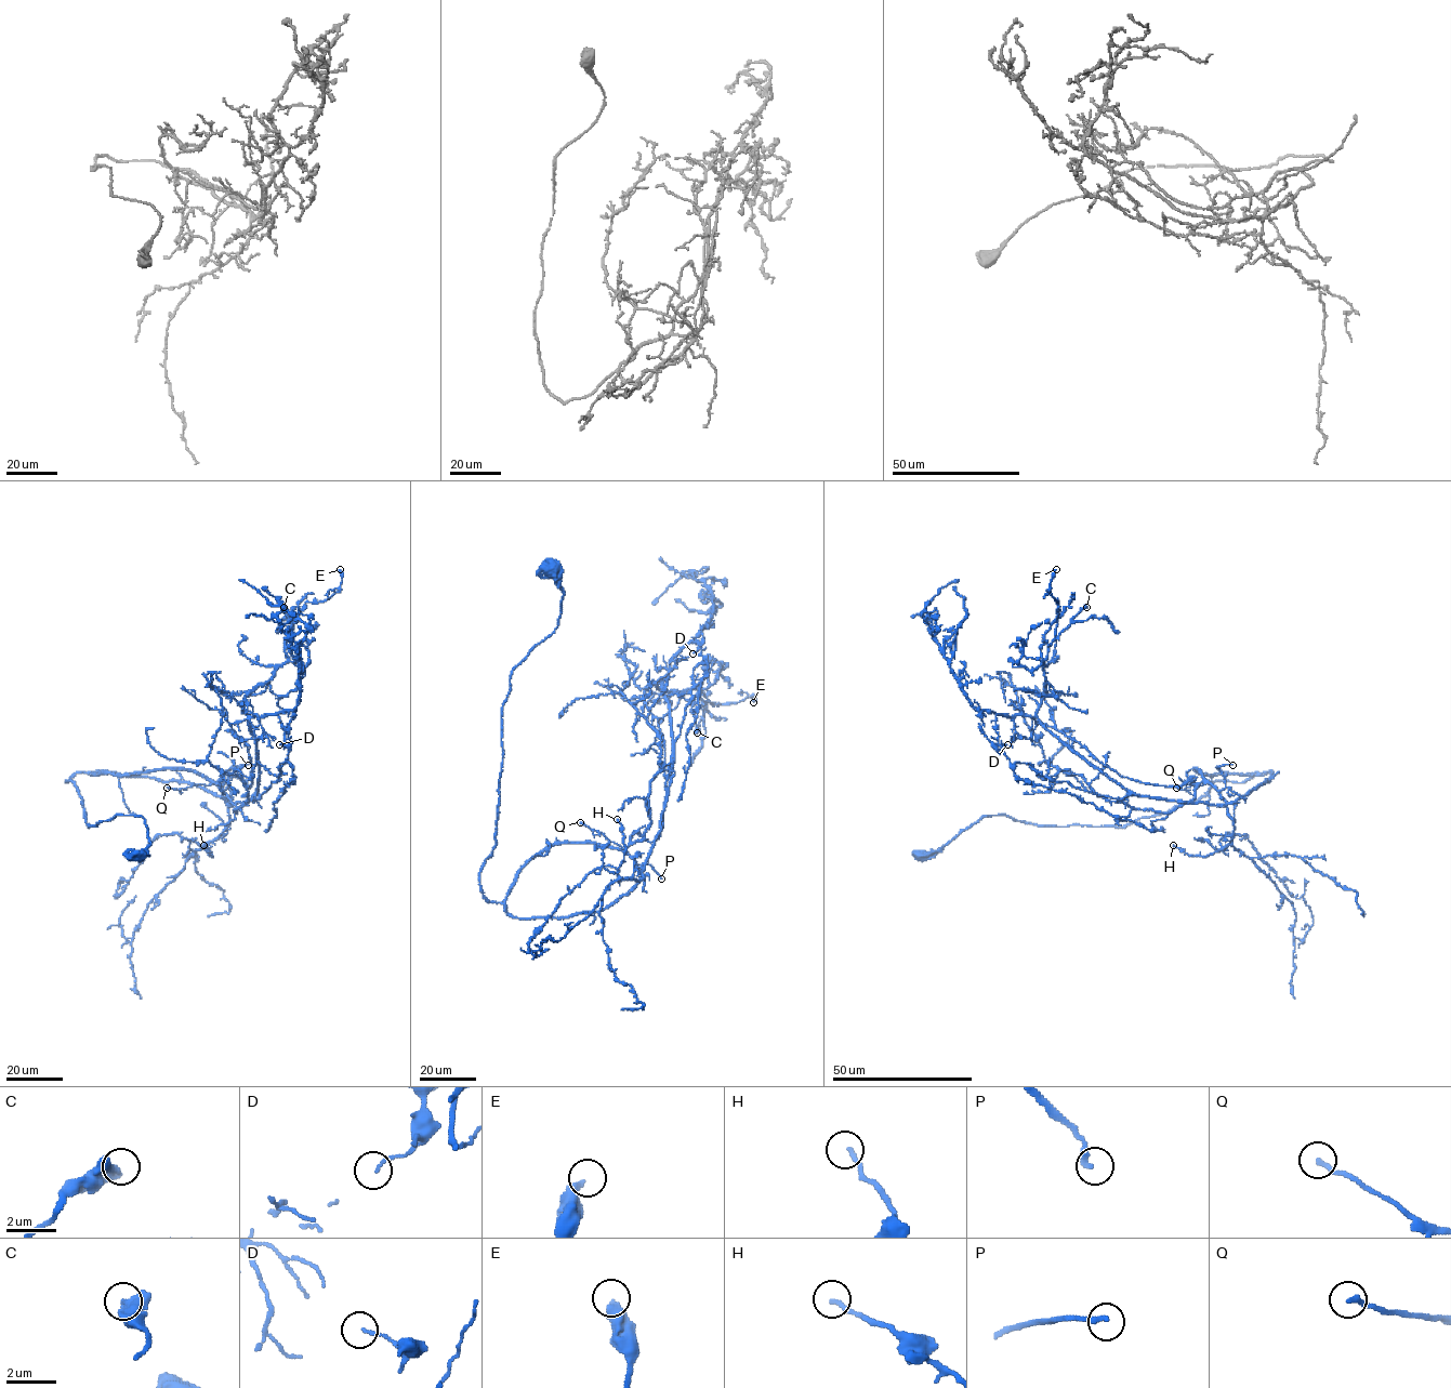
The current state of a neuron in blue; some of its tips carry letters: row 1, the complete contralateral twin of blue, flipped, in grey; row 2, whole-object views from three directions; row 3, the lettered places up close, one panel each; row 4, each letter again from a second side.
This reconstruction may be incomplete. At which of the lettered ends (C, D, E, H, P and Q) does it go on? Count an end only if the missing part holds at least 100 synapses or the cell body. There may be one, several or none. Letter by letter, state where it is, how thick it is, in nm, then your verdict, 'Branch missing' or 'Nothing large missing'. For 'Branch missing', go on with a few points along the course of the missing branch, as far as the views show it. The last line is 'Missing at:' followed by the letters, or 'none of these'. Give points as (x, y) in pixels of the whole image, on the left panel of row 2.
C: Place: (284, 607). Thickness 380 nm. Nothing large missing
D: Place: (279, 744). Thickness 120 nm. Nothing large missing
E: Place: (340, 569). Thickness 400 nm. Nothing large missing
H: Place: (203, 845). Thickness 160 nm. Nothing large missing
P: Place: (248, 765). Thickness 240 nm. Nothing large missing
Q: Place: (167, 788). Thickness 200 nm. Nothing large missing
Missing at: none of these

